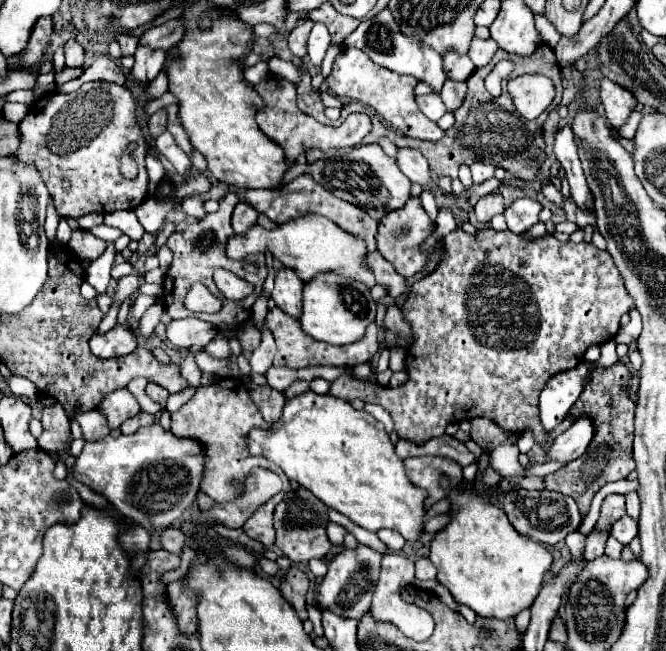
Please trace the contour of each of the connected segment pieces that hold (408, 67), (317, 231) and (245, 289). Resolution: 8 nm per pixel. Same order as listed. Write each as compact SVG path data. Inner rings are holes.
M387 8L383 12L379 12L375 18L363 20L357 26L357 30L343 42L341 52L349 50L353 46L363 50L373 62L377 62L377 64L381 64L381 66L385 66L385 68L389 68L389 70L393 70L397 74L417 76L417 80L427 82L433 88L435 94L439 94L441 88L443 88L445 72L441 72L441 56L435 50L427 48L425 44L421 44L417 40L411 40L411 38L405 38L399 32L399 28L397 28L397 24L395 24L395 20L393 20L393 16L391 16L391 12Z
M317 214L301 216L293 222L279 225L279 228L275 228L275 230L265 230L263 226L253 224L247 232L231 236L229 244L225 244L225 252L233 260L245 260L245 256L267 252L267 250L271 250L273 256L277 254L277 258L287 268L293 268L303 282L311 280L317 272L333 270L341 276L359 280L359 282L367 284L369 288L375 286L375 276L363 266L363 258L367 254L365 242L361 238L355 238L355 236L343 232L341 228L337 228L337 224L333 224L325 216L317 216Z
M217 270L213 274L213 280L217 284L217 288L223 292L225 298L229 300L239 300L239 298L245 298L253 292L253 285L241 280L239 276L235 276L233 272L227 272L227 270Z

